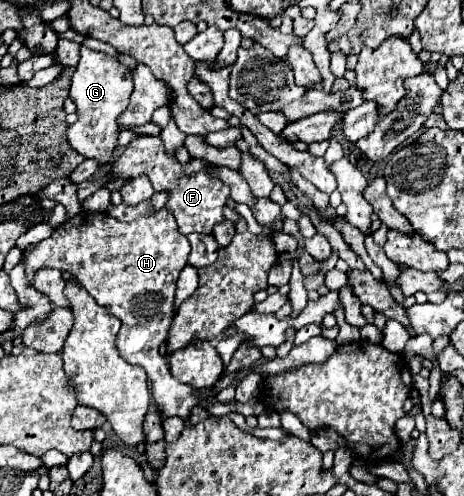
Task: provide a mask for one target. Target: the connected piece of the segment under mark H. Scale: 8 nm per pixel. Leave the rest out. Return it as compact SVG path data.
M162 208L162 210L148 210L148 214L144 214L144 216L138 216L136 220L132 220L132 222L120 222L120 220L116 220L116 218L112 218L112 216L106 216L106 214L92 214L92 212L80 212L80 214L76 214L74 218L68 218L62 226L58 226L56 230L54 230L54 234L50 236L50 238L46 238L46 240L42 240L42 242L38 242L36 244L36 248L34 250L30 250L30 252L26 252L24 254L24 262L26 262L26 274L28 274L28 280L30 280L30 284L32 284L32 276L34 276L34 272L38 270L38 268L56 268L56 270L66 270L66 272L70 272L78 282L82 282L84 284L84 288L96 298L96 302L98 304L102 304L102 306L106 306L108 310L110 310L110 314L114 314L120 322L122 322L122 328L120 328L120 332L118 332L118 338L116 338L116 346L118 346L118 352L120 352L120 356L126 360L126 362L130 362L130 364L136 364L136 366L142 366L144 370L146 370L146 374L148 374L148 380L152 382L152 396L154 396L154 400L156 400L156 406L160 408L160 412L164 414L164 416L180 416L180 418L186 418L188 414L190 414L190 408L192 406L196 406L198 402L200 402L200 398L194 398L192 396L192 392L194 392L194 388L188 388L184 382L178 382L172 374L170 374L170 368L168 368L168 362L166 362L166 358L162 358L160 354L158 354L158 348L160 348L160 344L164 344L166 340L168 340L168 332L170 332L170 324L172 324L172 318L174 318L174 300L176 300L176 280L178 280L178 274L180 274L180 270L186 266L186 260L188 260L188 254L190 254L190 242L186 240L186 236L182 236L180 232L178 232L178 224L176 224L176 220L174 220L174 216L170 214L170 212L166 212L166 208Z

